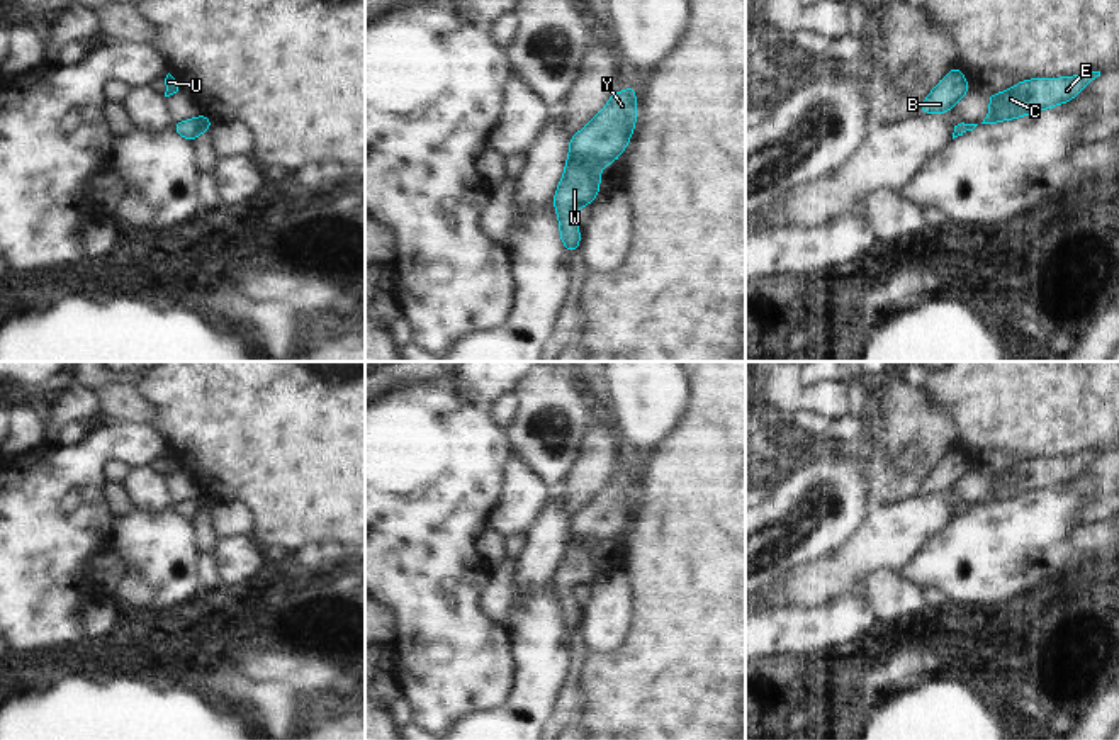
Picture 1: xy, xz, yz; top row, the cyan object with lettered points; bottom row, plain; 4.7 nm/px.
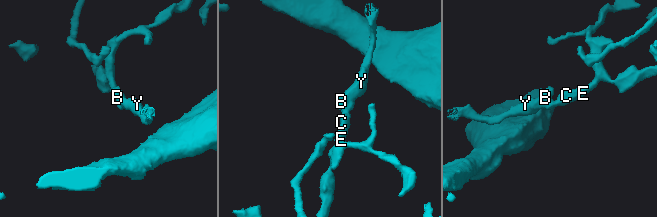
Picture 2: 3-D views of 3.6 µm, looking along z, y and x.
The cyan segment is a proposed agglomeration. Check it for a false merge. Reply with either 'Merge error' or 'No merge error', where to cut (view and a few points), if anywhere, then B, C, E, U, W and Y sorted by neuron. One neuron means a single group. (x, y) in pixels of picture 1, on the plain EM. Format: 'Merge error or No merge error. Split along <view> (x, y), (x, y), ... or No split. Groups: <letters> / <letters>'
No merge error. No split. Groups: B C E U W Y

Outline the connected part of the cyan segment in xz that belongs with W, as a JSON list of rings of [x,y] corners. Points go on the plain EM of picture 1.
[[[627,465],[625,472],[613,472],[608,484],[569,518],[564,557],[554,574],[559,613],[569,635],[581,626],[576,591],[598,577],[599,553],[627,530],[637,506],[635,494],[635,467]]]

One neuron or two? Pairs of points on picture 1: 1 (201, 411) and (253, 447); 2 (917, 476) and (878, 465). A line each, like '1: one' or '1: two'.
1: one
2: one

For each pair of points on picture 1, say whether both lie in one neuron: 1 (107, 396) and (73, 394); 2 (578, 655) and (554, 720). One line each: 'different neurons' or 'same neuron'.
1: different neurons
2: same neuron

